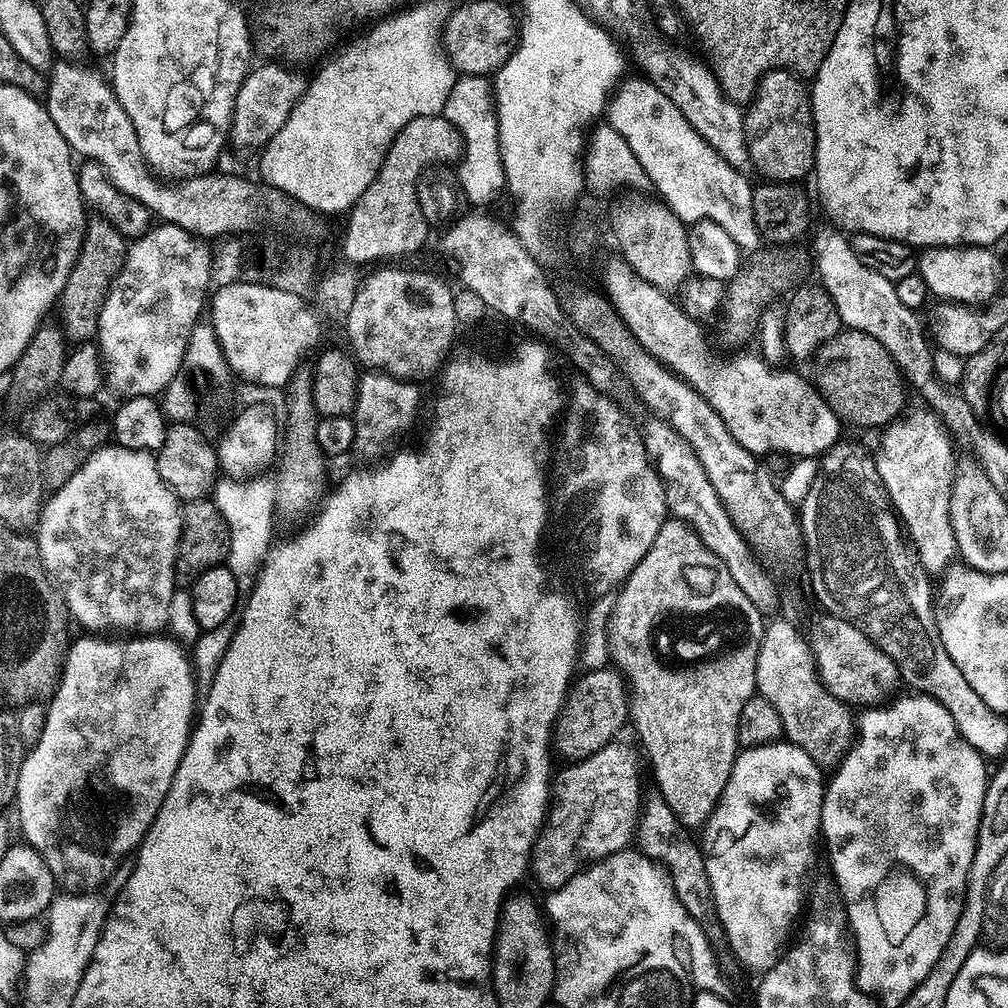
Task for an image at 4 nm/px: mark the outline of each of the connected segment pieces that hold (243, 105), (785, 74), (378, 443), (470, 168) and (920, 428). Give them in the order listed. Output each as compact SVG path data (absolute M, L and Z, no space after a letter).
M264 62L261 68L253 67L238 90L238 98L232 111L232 130L230 133L231 147L240 152L252 152L255 148L264 150L271 143L278 130L290 118L294 106L304 95L305 77L296 72L290 72L289 67L278 62Z
M768 71L760 77L752 97L746 104L744 112L744 141L748 144L748 158L751 167L761 172L761 177L772 182L793 182L813 171L816 163L816 129L812 127L812 110L810 96L789 71Z
M366 374L361 377L354 419L357 445L363 448L364 444L366 455L387 457L397 447L396 439L411 430L420 412L420 392L416 388L419 387L413 381L401 380L399 376Z
M461 75L454 84L442 113L464 137L464 154L459 161L457 179L465 196L474 204L486 204L505 189L504 170L499 152L497 118L494 113L493 89L483 76Z
M916 408L913 412L907 412L883 425L879 433L880 453L874 456L876 473L880 475L880 481L888 492L918 560L920 555L926 567L947 569L948 559L957 555L954 530L948 518L946 491L950 484L948 475L954 468L950 448L944 444L944 432L940 429L942 420L935 411Z

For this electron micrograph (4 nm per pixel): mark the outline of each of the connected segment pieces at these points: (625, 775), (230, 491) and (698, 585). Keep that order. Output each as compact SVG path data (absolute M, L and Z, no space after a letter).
M620 742L607 744L586 759L569 763L557 776L555 773L550 807L547 809L540 834L532 845L531 875L536 875L536 880L542 887L555 890L570 882L570 878L574 878L585 866L612 856L615 852L625 851L633 843L641 811L640 772L636 769L631 754L620 745Z
M224 478L214 489L216 496L215 511L224 517L232 531L232 549L226 561L226 567L241 582L255 581L261 575L262 565L268 559L272 540L272 515L277 515L276 485L264 481L264 478L231 479Z
M665 519L650 550L646 550L642 562L638 562L638 566L634 566L627 580L619 585L617 601L614 603L612 616L608 619L606 631L608 654L615 671L620 673L626 685L626 692L630 697L630 724L631 727L636 727L636 736L640 739L649 762L652 763L652 776L660 787L657 788L658 794L668 803L670 810L674 810L680 823L689 830L699 829L707 820L712 807L720 797L721 790L730 778L730 770L738 755L736 726L739 714L747 700L757 695L755 666L758 662L760 644L766 633L764 623L765 617L755 608L754 603L746 598L741 587L730 576L730 572L721 565L719 557L703 544L702 538L691 524L685 523L682 519Z

